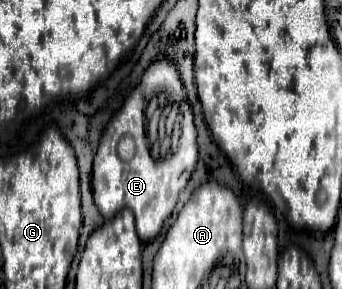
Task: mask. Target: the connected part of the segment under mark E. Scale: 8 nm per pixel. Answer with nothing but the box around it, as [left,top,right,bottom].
[91,55,199,241]

